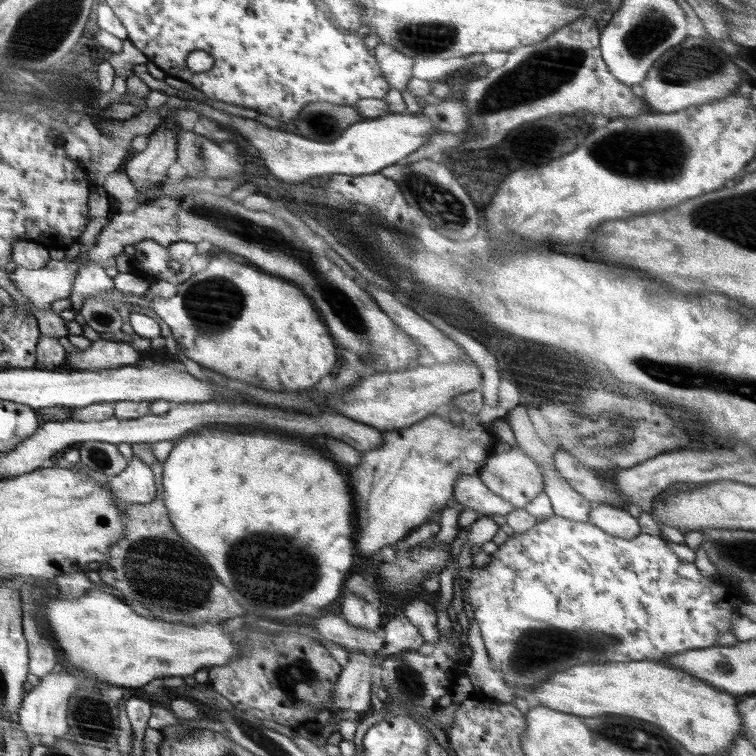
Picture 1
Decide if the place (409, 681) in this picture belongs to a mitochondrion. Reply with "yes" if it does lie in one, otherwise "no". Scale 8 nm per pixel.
yes

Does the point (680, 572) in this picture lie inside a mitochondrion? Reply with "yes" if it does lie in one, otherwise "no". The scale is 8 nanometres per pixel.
no

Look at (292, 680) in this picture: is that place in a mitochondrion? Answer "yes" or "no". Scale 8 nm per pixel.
yes

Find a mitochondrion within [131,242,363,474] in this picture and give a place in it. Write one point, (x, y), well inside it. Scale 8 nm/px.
(213, 306)

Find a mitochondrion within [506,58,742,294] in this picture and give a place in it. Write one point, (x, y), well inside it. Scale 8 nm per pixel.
(627, 152)

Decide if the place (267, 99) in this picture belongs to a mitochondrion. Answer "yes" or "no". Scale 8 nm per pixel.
no

